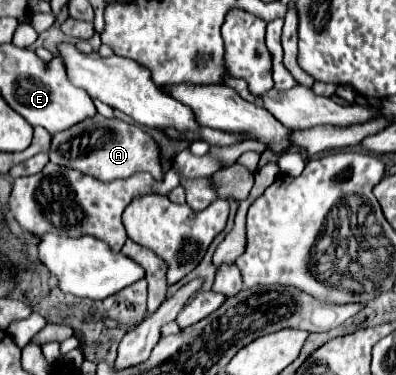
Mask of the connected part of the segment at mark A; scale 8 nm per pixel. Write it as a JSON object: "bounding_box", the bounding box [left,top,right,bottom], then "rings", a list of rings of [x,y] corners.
{"bounding_box":[49,113,163,181],"rings":[[[99,113],[53,135],[49,159],[57,165],[79,169],[101,181],[127,179],[131,177],[131,173],[141,173],[141,171],[151,173],[155,181],[163,181],[161,151],[155,139],[147,131],[139,129],[137,125],[125,123],[117,117],[107,119]]]}

